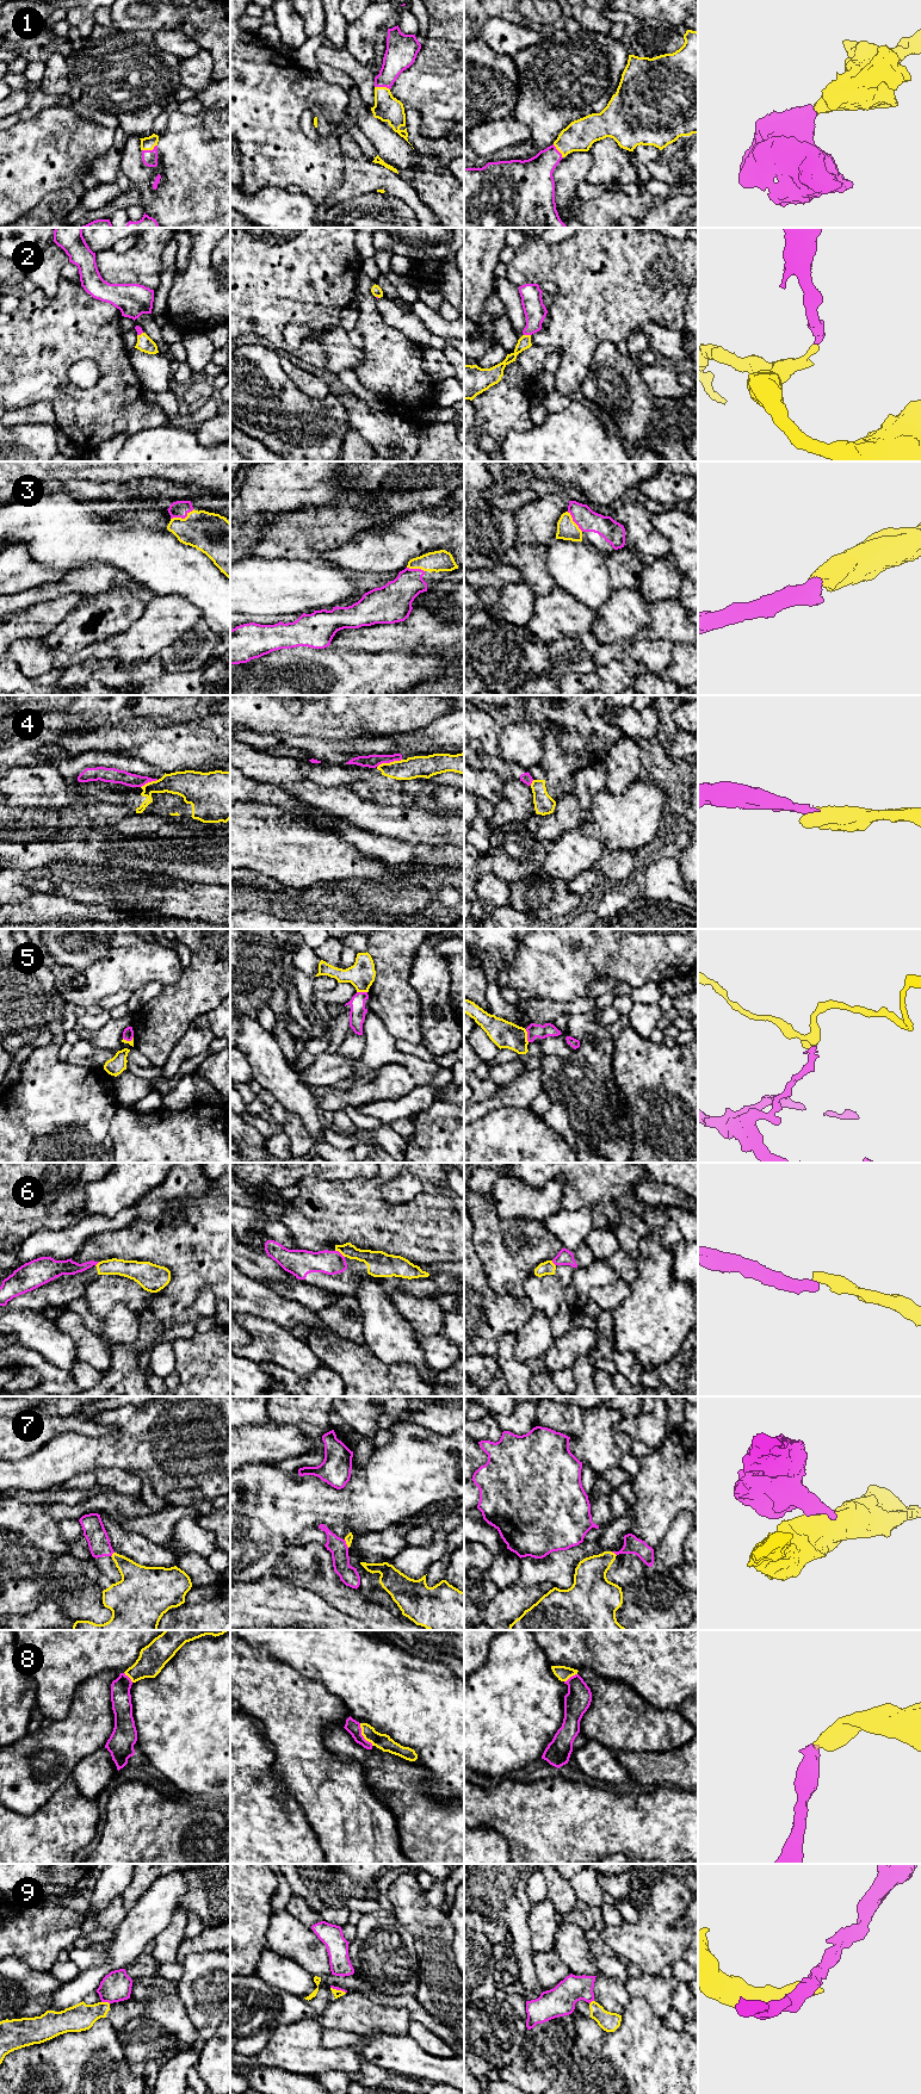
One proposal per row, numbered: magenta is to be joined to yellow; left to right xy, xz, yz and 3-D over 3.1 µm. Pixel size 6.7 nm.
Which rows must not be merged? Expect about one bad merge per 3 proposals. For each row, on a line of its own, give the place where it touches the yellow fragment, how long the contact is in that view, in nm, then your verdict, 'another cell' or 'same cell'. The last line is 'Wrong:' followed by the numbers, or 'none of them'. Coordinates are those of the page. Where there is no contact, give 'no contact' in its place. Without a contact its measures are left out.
1: contact xy (149, 149); length 110 nm; same cell
2: contact yz (527, 335); length 50 nm; same cell
3: contact xy (180, 518); length 170 nm; same cell
4: contact xz (390, 762); length 180 nm; another cell
5: contact yz (526, 1035); length 90 nm; another cell
6: contact xz (340, 1252); length 80 nm; another cell
7: contact yz (613, 1553); length 50 nm; another cell
8: contact xz (362, 1734); length 180 nm; same cell
9: contact xy (105, 2002); length 60 nm; another cell
Wrong: 4, 5, 6, 7, 9

